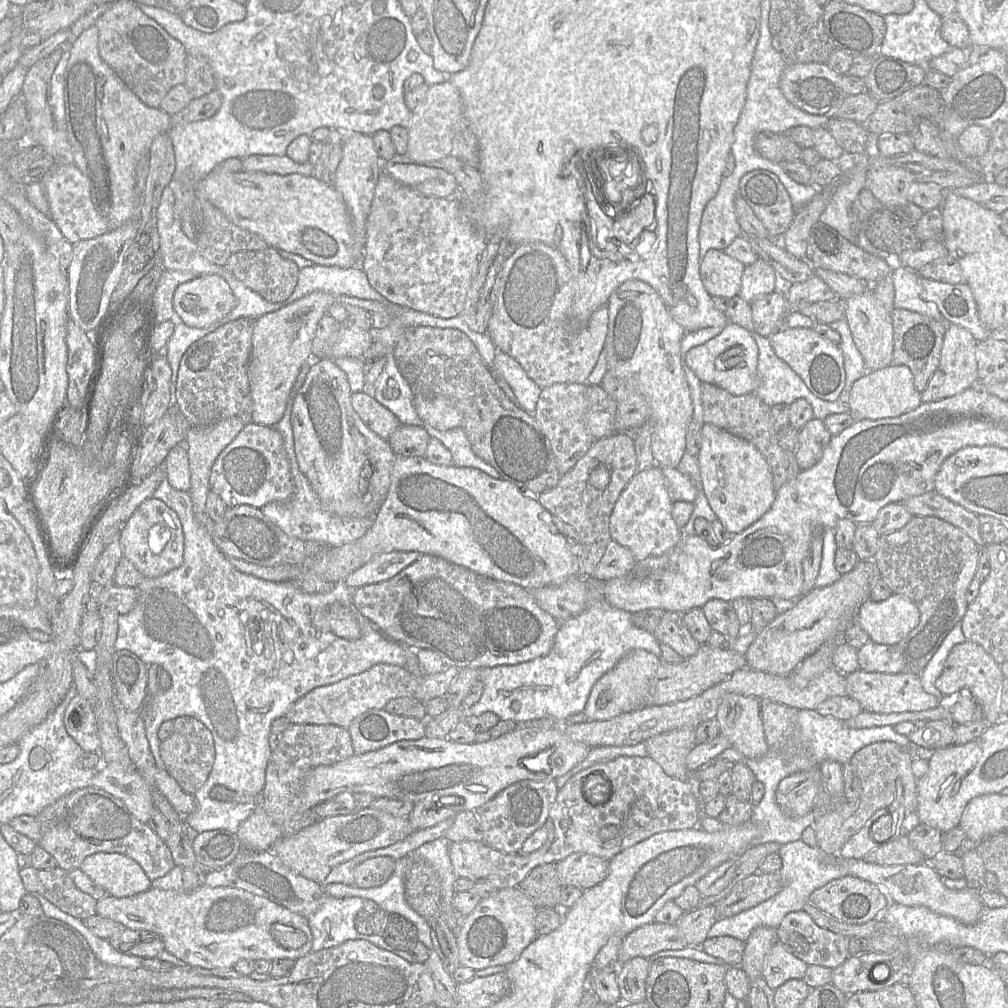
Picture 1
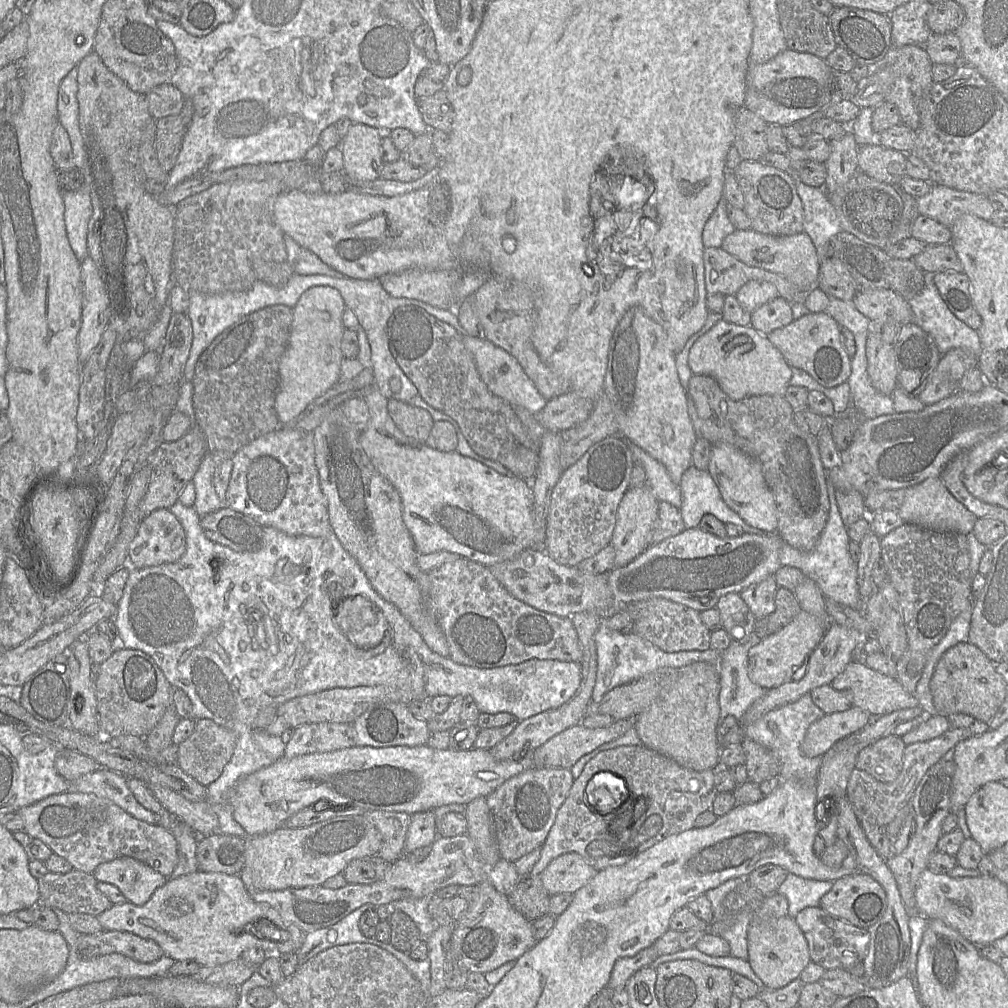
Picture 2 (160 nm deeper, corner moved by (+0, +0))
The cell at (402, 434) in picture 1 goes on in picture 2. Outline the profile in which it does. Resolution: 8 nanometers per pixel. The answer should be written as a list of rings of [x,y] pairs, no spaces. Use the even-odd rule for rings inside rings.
[[[393,398],[388,399],[387,408],[392,420],[403,434],[420,443],[426,443],[434,423],[427,410]]]

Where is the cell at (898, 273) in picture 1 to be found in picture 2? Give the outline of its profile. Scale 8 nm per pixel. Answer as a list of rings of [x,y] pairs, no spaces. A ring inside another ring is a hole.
[[[925,273],[923,289],[908,301],[914,314],[914,323],[933,337],[941,355],[953,348],[962,348],[978,357],[982,351],[978,331],[967,326],[949,310],[932,281],[933,274]]]

